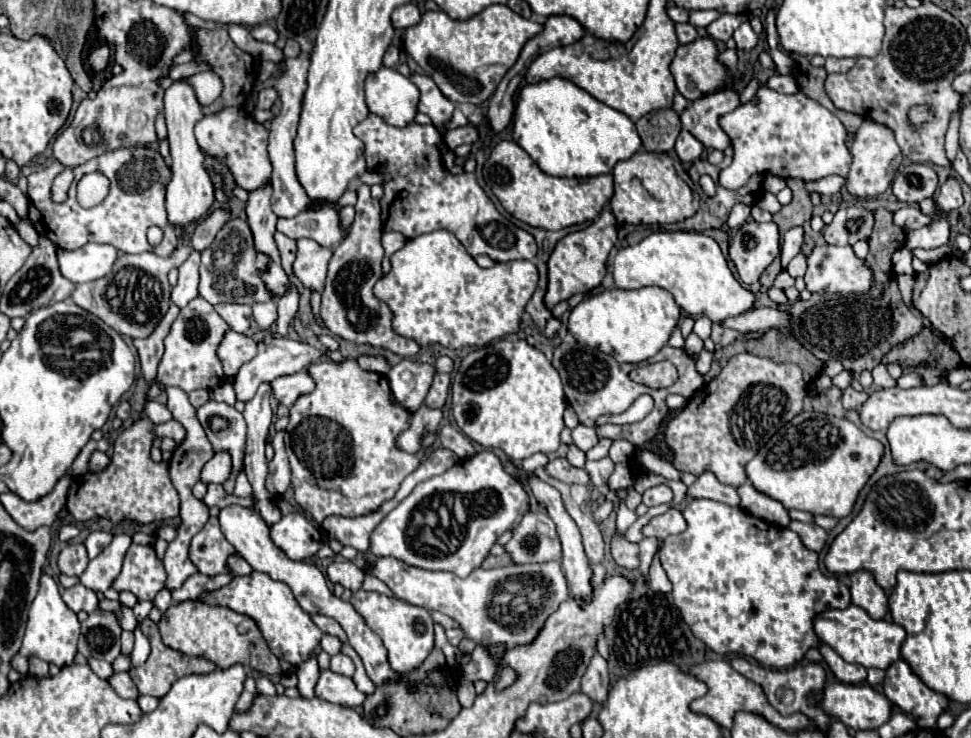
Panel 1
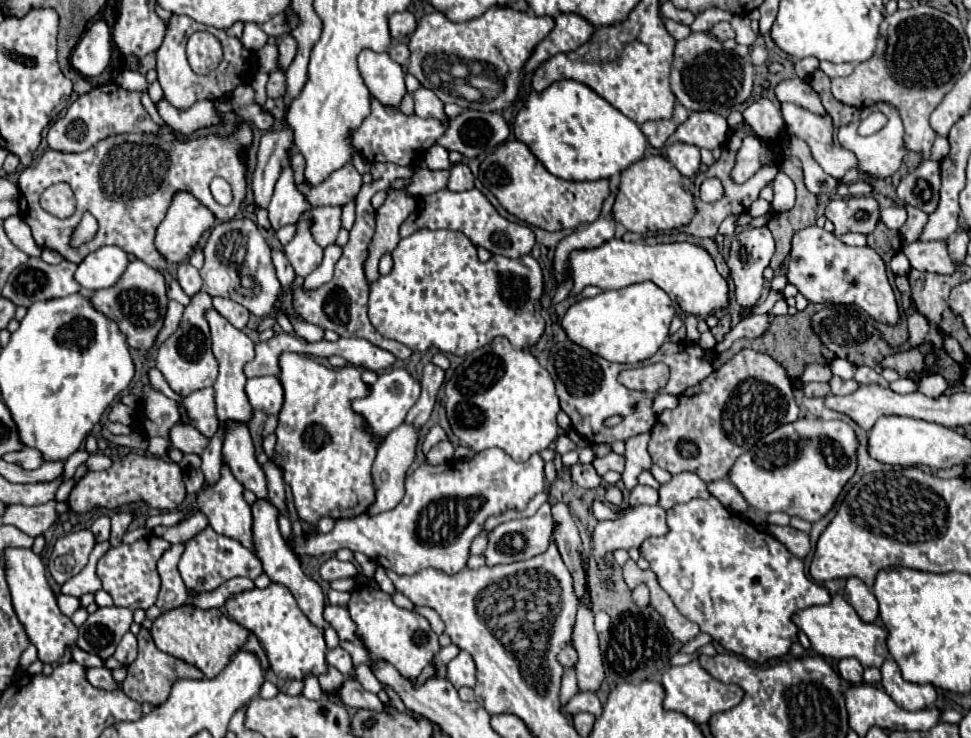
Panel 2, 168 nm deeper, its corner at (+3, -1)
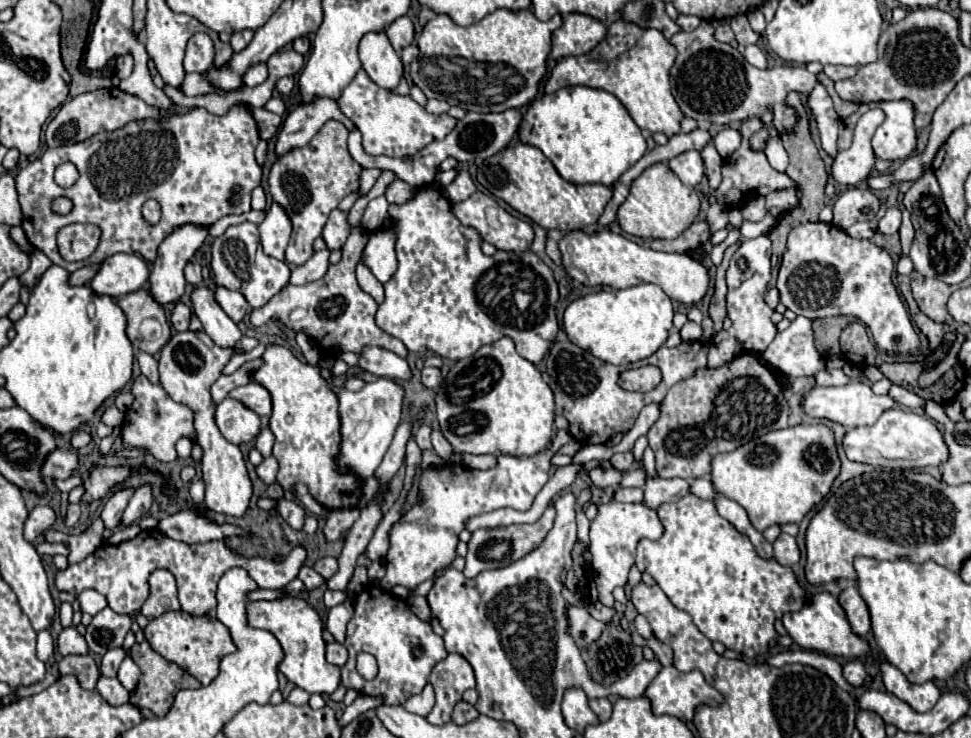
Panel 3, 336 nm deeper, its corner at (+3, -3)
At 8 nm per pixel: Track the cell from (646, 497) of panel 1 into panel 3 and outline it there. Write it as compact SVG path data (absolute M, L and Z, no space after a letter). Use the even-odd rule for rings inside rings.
M617 486L613 494L615 502L643 502L643 490L641 488L623 488Z

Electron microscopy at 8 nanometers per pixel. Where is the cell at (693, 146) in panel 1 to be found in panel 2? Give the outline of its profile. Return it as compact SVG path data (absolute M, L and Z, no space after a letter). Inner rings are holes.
M675 142L675 144L667 146L667 158L683 176L695 176L701 168L699 148L691 146L691 144Z

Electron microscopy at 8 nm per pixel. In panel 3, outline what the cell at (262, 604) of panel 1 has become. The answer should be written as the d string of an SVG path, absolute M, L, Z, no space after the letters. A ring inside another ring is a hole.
M287 596L273 602L251 602L247 606L247 612L249 624L253 628L269 630L279 640L285 652L279 670L287 676L289 682L307 690L309 694L333 694L337 690L337 686L341 684L341 668L325 660L325 640L321 638L323 622L305 600Z

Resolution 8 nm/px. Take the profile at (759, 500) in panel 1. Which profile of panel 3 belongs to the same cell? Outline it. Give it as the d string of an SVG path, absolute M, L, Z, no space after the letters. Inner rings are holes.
M701 476L701 478L691 480L691 494L699 496L699 498L705 498L705 500L713 500L715 488L713 488L713 484L707 476Z

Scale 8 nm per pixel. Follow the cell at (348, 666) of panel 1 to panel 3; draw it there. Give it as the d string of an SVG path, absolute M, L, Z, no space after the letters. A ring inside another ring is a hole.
M329 642L327 644L327 660L335 666L343 666L347 662L347 648L339 642Z

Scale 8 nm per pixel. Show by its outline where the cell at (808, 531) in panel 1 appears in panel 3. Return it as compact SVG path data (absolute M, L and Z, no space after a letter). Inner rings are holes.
M781 534L775 542L773 542L773 550L775 550L775 560L783 566L793 566L799 562L801 554L797 548L797 542L793 536L789 534Z

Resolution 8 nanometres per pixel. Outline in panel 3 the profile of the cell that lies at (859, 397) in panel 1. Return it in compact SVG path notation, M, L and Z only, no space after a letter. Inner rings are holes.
M819 370L815 376L815 382L819 386L845 386L849 382L849 378L843 374L843 370Z

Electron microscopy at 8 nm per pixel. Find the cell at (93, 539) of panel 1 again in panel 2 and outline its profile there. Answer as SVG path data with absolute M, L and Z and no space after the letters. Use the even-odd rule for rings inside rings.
M101 516L91 524L91 532L95 534L97 542L105 542L109 538L109 516Z

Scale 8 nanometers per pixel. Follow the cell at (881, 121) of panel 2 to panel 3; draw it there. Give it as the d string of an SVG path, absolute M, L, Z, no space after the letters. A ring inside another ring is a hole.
M880 108L870 109L864 113L855 127L853 144L849 150L839 150L833 162L833 178L839 184L855 186L871 176L875 170L875 152L871 148L871 136L883 122Z

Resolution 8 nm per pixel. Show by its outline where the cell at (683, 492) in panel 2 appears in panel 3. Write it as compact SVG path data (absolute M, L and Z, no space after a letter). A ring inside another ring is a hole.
M647 478L645 486L643 486L645 498L643 504L647 504L649 508L657 508L663 502L675 502L681 496L689 494L689 482L683 478Z

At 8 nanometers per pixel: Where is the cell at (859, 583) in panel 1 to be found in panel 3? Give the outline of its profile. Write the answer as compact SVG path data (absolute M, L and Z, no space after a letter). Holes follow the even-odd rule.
M847 588L839 594L839 604L847 614L847 620L853 628L855 634L859 636L867 636L867 632L871 630L871 618L869 618L869 610L867 604L863 602L863 598L859 596L857 588Z

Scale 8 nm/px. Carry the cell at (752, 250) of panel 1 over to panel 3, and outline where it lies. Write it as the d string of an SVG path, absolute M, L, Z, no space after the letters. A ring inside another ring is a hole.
M767 236L743 240L727 268L727 316L733 324L729 330L723 330L721 334L715 334L711 338L707 360L709 368L719 368L731 362L739 352L761 354L771 344L777 330L775 324L771 322L773 310L763 300L769 280L771 280L771 240Z

